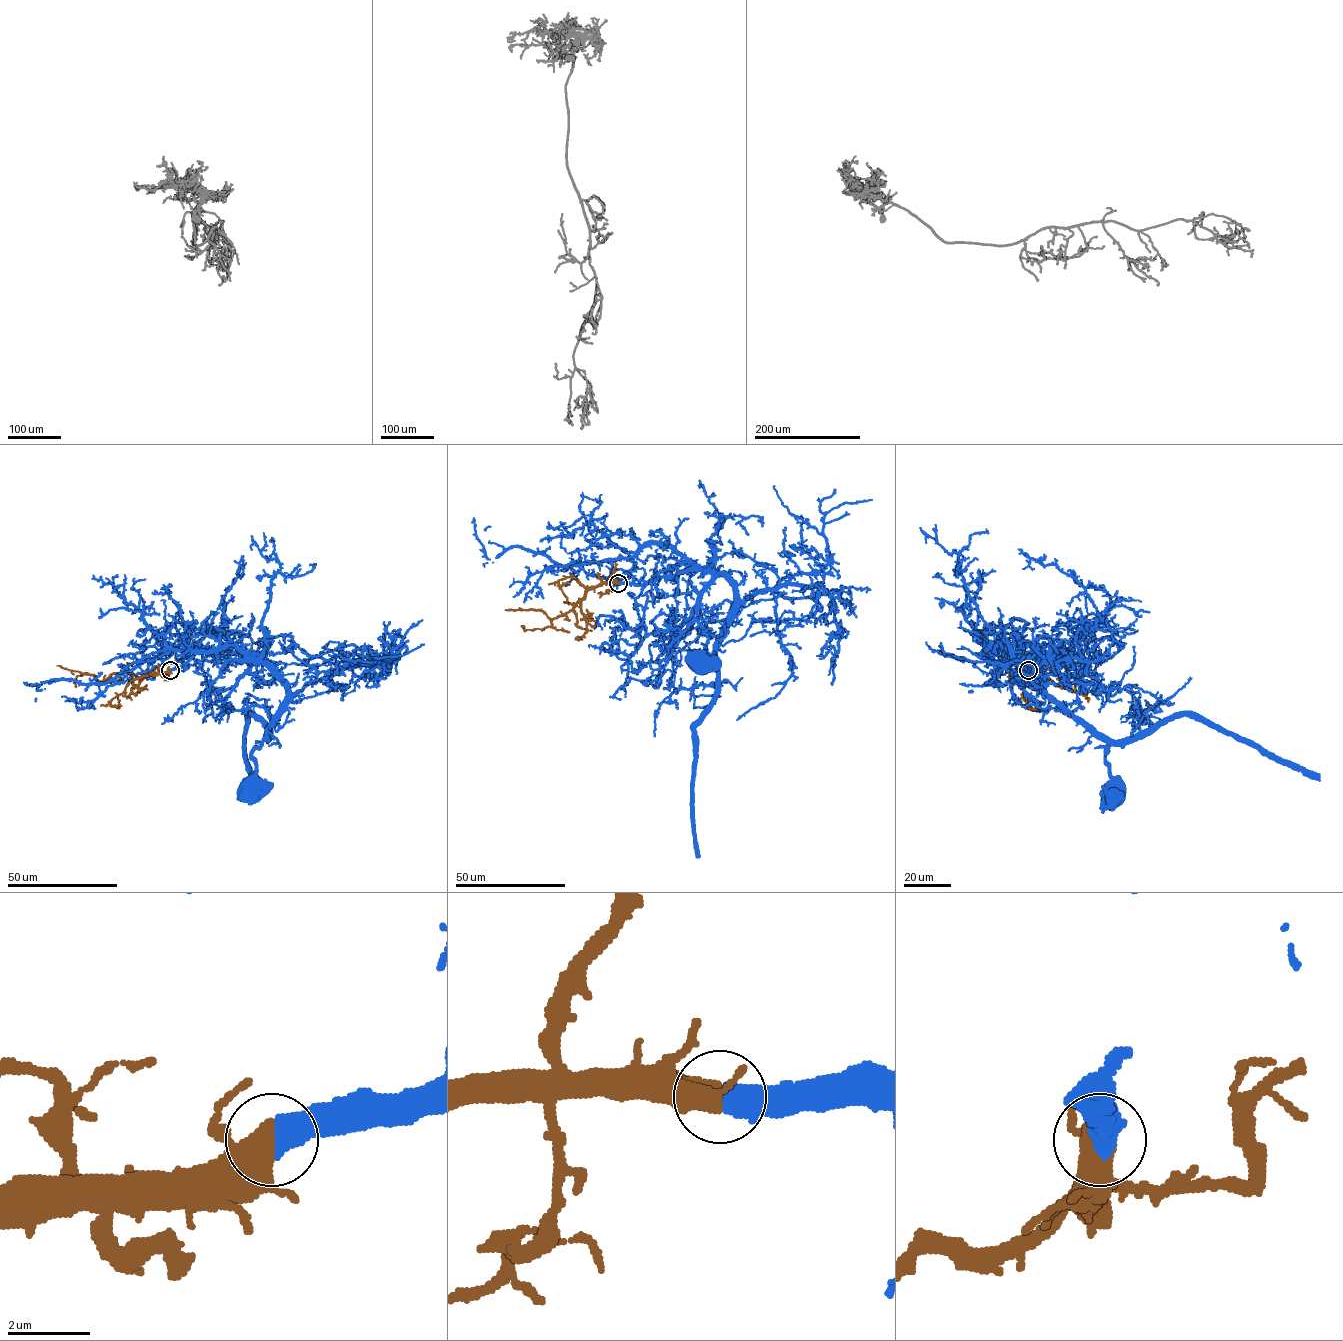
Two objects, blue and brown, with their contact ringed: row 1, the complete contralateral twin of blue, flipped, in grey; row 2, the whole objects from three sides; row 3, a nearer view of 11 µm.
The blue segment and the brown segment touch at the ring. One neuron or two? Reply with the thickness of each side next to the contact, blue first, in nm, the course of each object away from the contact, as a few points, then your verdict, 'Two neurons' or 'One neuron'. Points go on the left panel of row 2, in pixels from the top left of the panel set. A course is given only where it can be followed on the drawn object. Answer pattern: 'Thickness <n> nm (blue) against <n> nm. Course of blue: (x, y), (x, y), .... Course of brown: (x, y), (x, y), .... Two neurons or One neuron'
Thickness 600 nm (blue) against 400 nm. Course of blue: (171, 670), (202, 647), (264, 663), (285, 685), (285, 706), (252, 752), (255, 772), (250, 786). Course of brown: (170, 670), (138, 676), (124, 671), (98, 681), (91, 675), (57, 665). One neuron

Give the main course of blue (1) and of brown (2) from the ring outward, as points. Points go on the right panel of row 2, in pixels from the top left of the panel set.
1: (1028, 670), (1029, 646), (1015, 660), (1020, 673), (1108, 743), (1105, 757), (1112, 780), (1111, 793)
2: (1028, 670), (1031, 675), (1037, 677), (1056, 672), (1063, 674), (1067, 682), (1062, 682), (1057, 675), (1057, 665)

